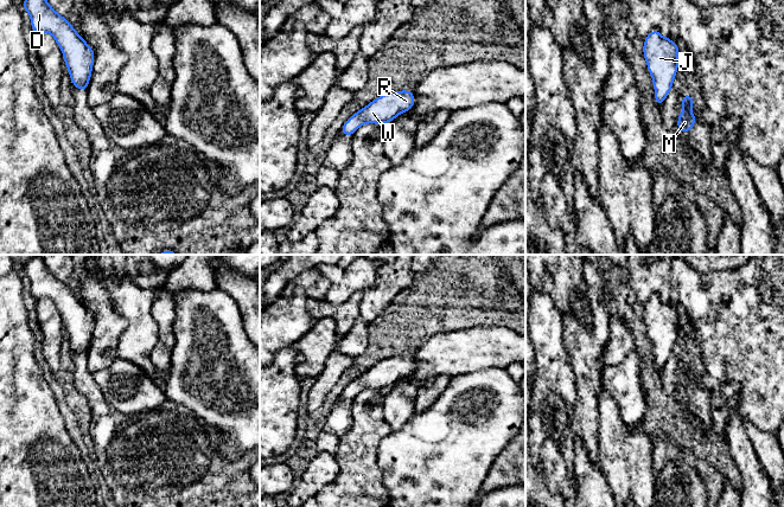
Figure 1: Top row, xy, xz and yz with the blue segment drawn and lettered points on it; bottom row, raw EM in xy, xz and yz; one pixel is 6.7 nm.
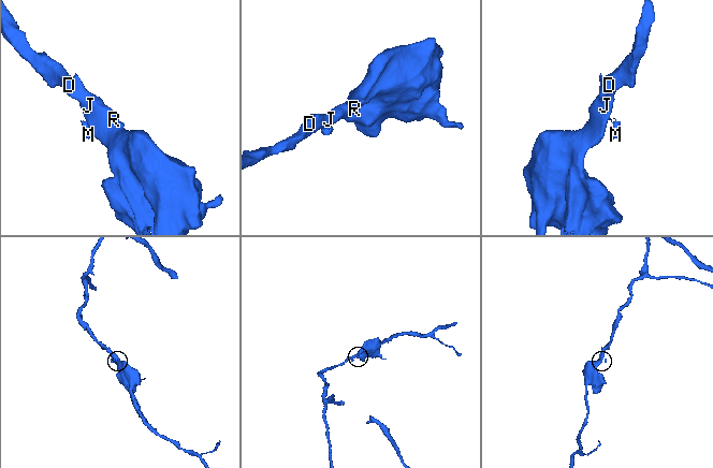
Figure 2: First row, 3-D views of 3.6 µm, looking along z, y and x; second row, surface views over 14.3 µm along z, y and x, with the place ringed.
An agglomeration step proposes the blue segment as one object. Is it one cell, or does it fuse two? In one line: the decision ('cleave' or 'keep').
cleave

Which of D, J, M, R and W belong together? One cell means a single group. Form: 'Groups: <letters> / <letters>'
Groups: D J R W / M

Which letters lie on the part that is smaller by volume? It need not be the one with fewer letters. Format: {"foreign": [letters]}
{"foreign": ["M"]}

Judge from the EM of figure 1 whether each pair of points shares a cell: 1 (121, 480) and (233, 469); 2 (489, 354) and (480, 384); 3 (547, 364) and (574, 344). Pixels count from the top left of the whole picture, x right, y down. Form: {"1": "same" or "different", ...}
{"1": "same", "2": "different", "3": "different"}

